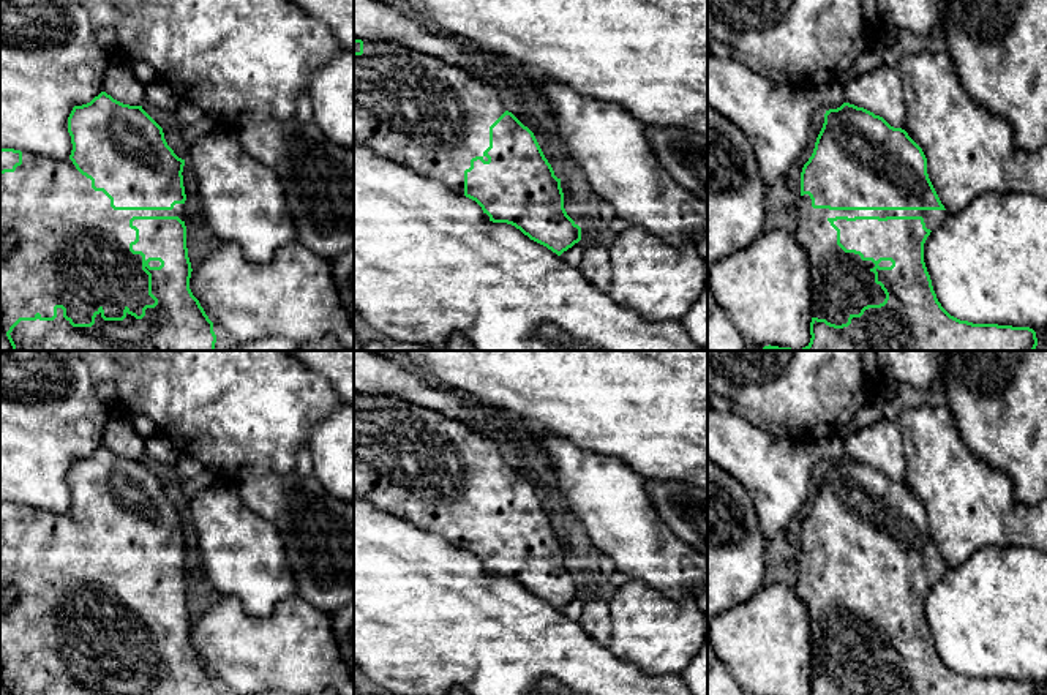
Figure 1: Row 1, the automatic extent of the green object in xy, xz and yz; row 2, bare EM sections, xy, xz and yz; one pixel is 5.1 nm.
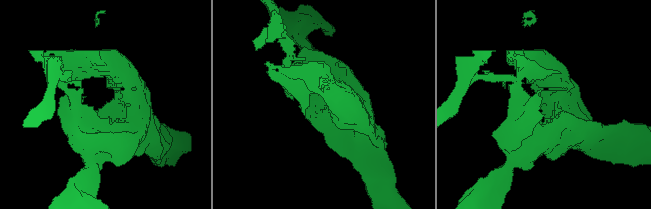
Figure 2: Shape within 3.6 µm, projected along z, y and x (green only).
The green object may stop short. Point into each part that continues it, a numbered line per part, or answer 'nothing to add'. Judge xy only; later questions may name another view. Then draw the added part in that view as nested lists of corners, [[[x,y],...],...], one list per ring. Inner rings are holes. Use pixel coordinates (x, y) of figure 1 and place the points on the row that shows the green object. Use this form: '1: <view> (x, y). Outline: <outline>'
1: xy (73, 248). Outline: [[[22,152],[22,164],[14,172],[0,175],[0,232],[14,232],[17,248],[0,259],[0,330],[8,332],[19,317],[52,317],[54,306],[63,305],[74,324],[90,324],[101,306],[106,317],[122,317],[123,310],[137,316],[155,300],[148,295],[148,275],[142,270],[142,256],[129,251],[136,231],[129,227],[133,216],[178,216],[186,220],[185,204],[172,210],[114,210],[103,191],[92,188],[92,180],[82,175],[69,158],[52,160]]]

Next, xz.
1: xz (411, 108). Outline: [[[366,41],[363,43],[363,54],[354,55],[354,147],[368,147],[376,155],[400,163],[423,177],[442,182],[458,194],[464,194],[464,171],[471,167],[471,160],[482,156],[485,161],[488,161],[483,152],[490,147],[490,126],[505,111],[507,107],[501,98],[499,88],[486,84],[466,70],[447,65],[439,58],[414,51],[411,47],[392,41]]]

